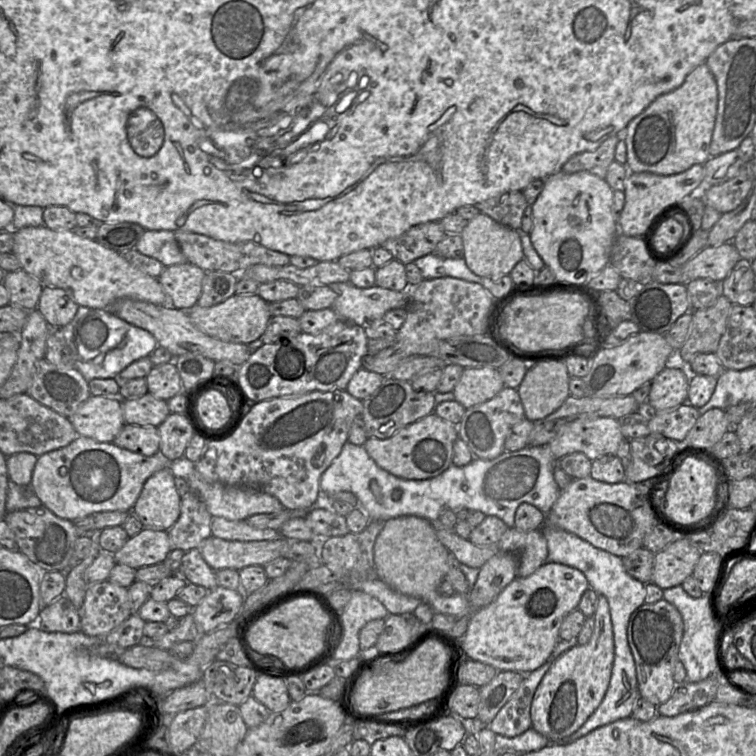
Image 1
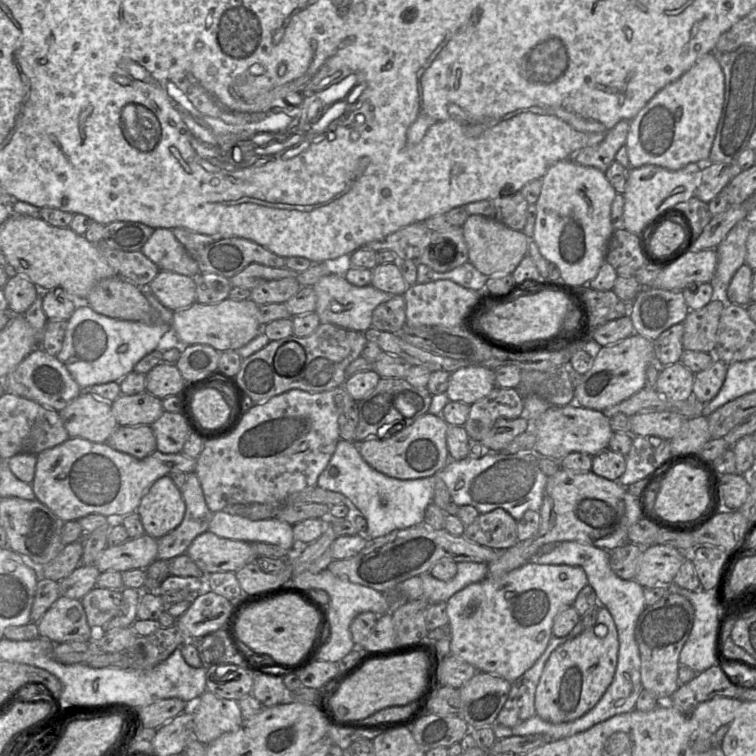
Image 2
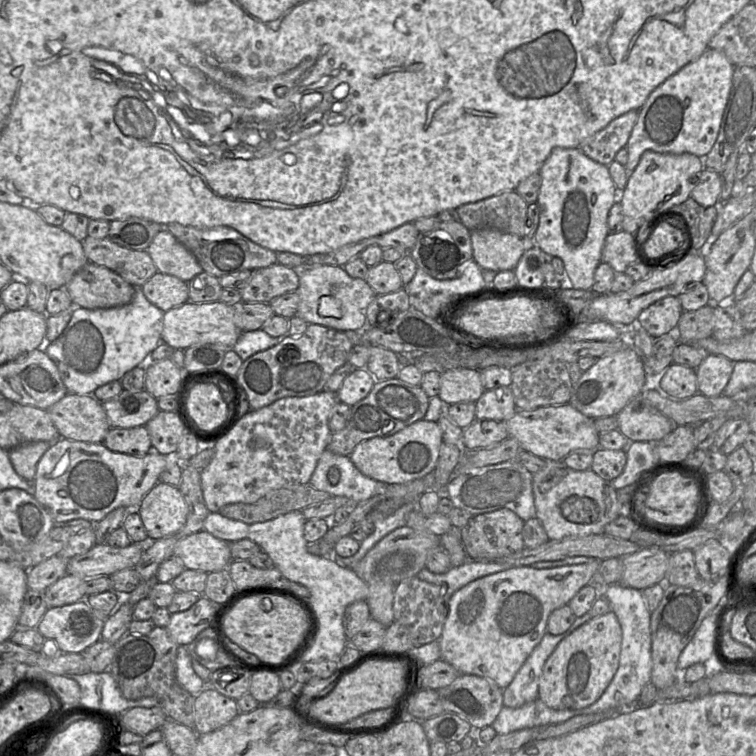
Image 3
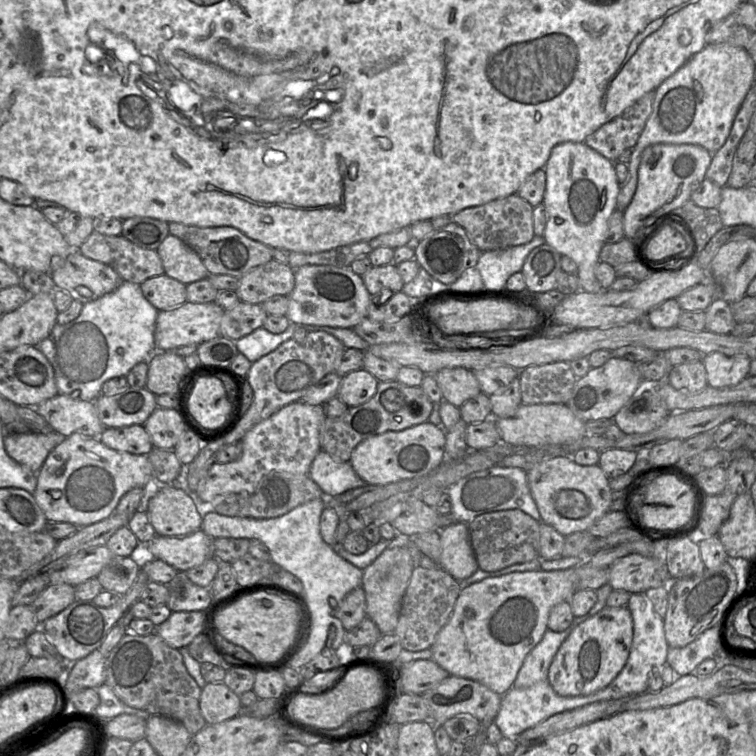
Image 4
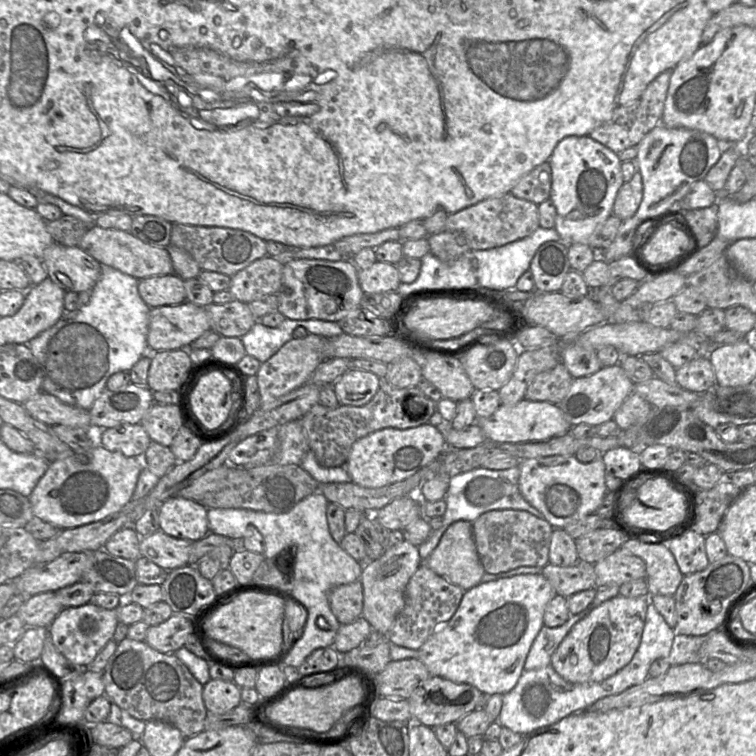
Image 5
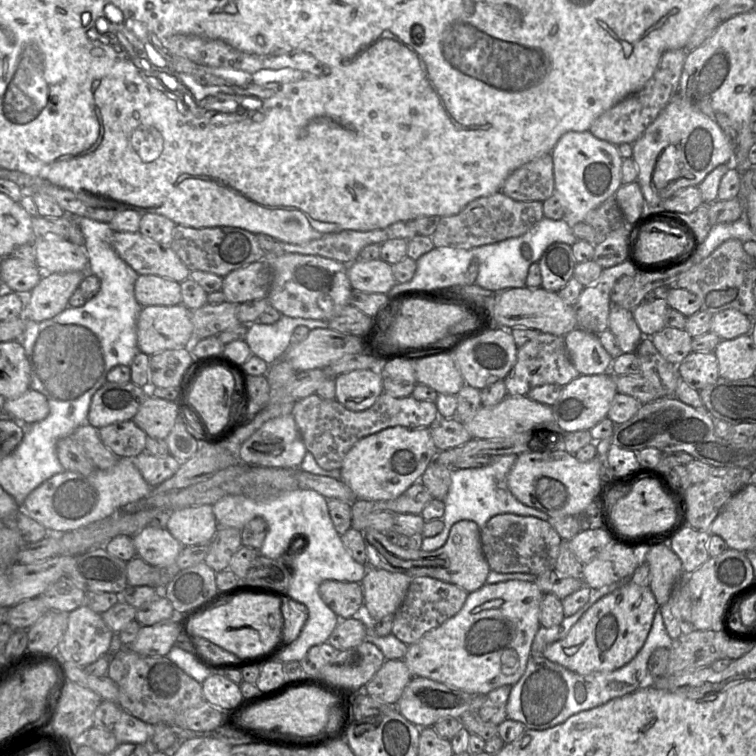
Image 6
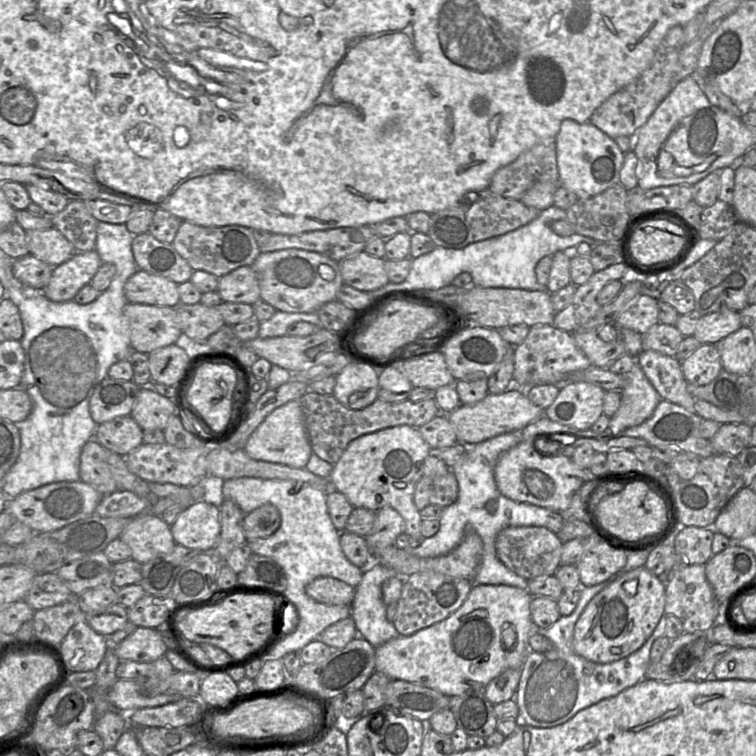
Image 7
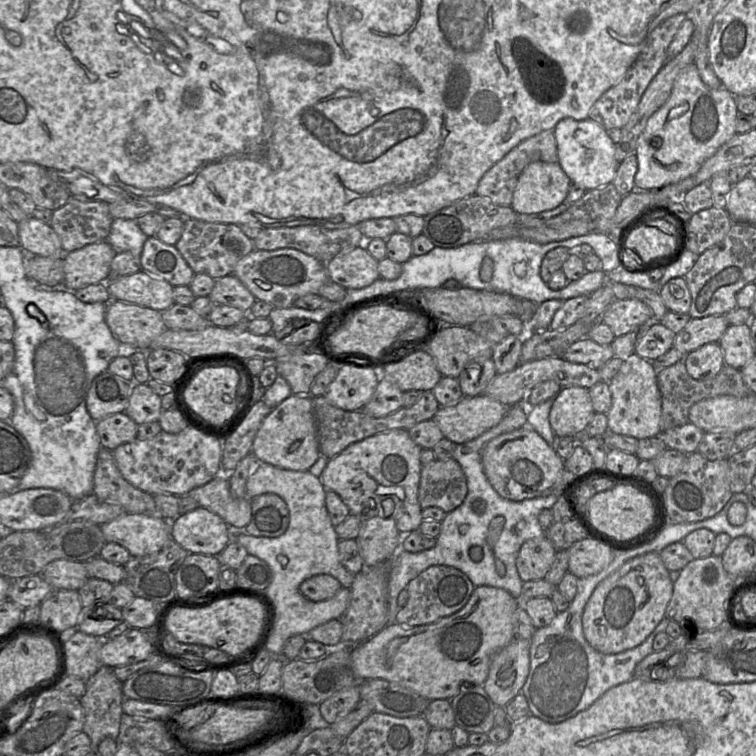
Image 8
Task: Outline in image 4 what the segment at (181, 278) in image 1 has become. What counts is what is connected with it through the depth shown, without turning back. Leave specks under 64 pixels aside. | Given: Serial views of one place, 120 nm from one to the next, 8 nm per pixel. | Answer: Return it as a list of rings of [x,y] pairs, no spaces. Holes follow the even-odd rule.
[[[165,273],[140,284],[144,297],[158,310],[171,310],[187,302],[187,285]]]

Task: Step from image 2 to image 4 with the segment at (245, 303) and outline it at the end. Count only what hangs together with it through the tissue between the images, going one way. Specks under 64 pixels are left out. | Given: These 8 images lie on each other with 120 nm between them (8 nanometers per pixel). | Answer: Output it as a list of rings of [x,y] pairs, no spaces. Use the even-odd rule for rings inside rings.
[[[185,302],[171,310],[160,310],[154,339],[156,351],[199,345],[220,336],[225,310],[215,302]]]

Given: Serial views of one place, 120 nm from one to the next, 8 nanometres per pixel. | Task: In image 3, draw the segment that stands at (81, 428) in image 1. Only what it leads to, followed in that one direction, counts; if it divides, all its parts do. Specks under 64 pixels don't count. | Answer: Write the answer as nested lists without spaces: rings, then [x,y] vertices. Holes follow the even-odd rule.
[[[68,393],[45,410],[61,438],[103,443],[111,428],[102,402],[93,395]]]

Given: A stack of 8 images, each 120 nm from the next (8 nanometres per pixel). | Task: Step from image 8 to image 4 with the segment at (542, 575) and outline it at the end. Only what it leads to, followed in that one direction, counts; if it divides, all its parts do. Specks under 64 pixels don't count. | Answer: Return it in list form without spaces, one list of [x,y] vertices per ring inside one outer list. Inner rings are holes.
[[[519,509],[489,512],[468,523],[471,546],[479,569],[494,572],[539,558],[540,524]]]

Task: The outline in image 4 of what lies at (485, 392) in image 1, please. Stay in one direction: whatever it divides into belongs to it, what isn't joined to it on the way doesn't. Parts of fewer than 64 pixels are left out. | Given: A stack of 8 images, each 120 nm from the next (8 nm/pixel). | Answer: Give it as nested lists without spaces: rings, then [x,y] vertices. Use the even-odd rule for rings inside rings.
[[[444,368],[434,374],[443,401],[459,408],[480,391],[474,373],[466,368]]]

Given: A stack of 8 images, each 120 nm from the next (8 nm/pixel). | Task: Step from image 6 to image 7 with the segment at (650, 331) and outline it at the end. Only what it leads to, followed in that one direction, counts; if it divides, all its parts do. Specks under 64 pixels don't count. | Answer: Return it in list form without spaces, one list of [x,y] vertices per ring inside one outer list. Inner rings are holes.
[[[640,295],[629,309],[619,315],[613,325],[617,330],[628,328],[645,335],[658,323],[658,300]]]

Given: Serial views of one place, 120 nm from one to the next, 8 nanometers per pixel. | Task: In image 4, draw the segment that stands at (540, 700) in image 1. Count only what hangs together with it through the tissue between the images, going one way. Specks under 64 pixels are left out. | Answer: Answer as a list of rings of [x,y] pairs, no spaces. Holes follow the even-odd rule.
[[[604,607],[580,623],[558,649],[547,682],[563,697],[587,696],[606,687],[624,668],[633,640],[633,620],[624,607]]]

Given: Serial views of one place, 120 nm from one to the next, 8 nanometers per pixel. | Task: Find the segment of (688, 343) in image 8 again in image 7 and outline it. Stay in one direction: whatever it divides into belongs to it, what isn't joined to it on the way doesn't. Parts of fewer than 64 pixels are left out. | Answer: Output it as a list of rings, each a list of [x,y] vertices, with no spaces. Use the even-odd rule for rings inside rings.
[[[722,308],[717,312],[703,315],[696,325],[693,336],[701,344],[716,345],[742,326],[739,312]]]

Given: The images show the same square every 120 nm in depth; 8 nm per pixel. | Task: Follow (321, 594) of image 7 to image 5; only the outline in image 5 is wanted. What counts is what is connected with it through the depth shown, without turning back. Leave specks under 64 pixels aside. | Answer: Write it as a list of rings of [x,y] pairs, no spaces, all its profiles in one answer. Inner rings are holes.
[[[361,581],[332,588],[328,593],[328,601],[339,623],[351,624],[362,616],[363,586]]]

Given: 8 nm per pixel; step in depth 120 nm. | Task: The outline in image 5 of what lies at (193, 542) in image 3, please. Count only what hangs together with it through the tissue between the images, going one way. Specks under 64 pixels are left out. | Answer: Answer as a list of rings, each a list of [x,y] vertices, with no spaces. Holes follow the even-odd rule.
[[[159,529],[141,538],[140,555],[166,571],[172,571],[189,564],[192,546],[192,541],[174,538]]]

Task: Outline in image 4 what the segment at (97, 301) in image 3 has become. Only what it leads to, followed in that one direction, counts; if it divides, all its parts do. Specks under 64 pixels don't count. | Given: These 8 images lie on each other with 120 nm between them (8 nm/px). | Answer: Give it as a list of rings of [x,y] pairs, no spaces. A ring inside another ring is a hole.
[[[73,250],[63,266],[50,275],[56,288],[83,304],[114,291],[123,282],[113,268],[84,256],[79,250]]]

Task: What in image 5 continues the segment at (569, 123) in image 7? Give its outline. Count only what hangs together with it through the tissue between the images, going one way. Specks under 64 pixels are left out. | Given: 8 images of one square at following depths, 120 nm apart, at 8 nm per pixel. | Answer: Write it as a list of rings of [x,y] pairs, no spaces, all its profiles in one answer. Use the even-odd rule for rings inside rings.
[[[567,136],[554,148],[549,164],[551,190],[549,199],[556,209],[555,230],[564,243],[587,244],[592,233],[611,214],[616,195],[623,185],[621,160],[611,149],[590,136]]]

